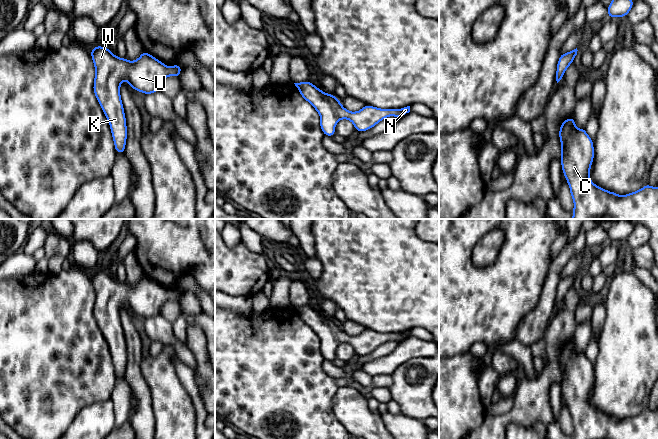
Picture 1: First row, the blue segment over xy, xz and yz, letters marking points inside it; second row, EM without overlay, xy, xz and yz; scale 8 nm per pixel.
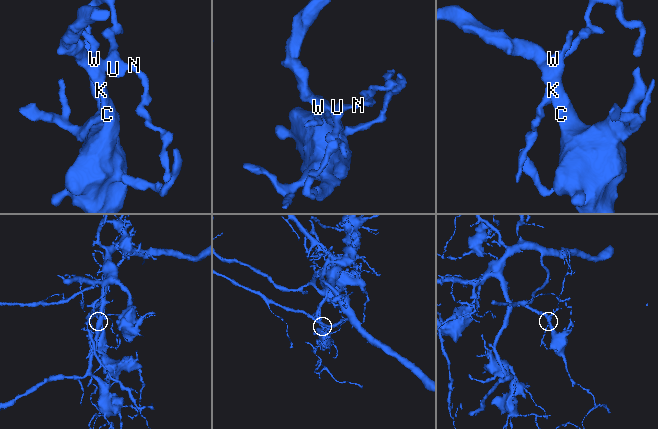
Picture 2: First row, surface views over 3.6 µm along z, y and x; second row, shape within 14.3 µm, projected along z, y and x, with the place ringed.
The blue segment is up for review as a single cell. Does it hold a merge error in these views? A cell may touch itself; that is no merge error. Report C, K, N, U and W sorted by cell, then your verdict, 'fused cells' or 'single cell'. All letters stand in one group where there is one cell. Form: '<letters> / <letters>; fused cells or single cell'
C K N U W; single cell

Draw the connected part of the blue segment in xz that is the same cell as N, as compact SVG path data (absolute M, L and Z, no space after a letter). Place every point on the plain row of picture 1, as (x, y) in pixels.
M309 305L294 307L301 320L309 326L320 339L320 352L325 360L335 359L335 350L341 343L350 344L355 354L364 356L389 340L401 342L410 336L410 330L401 333L380 333L365 329L357 336L345 333L333 319L321 315Z

